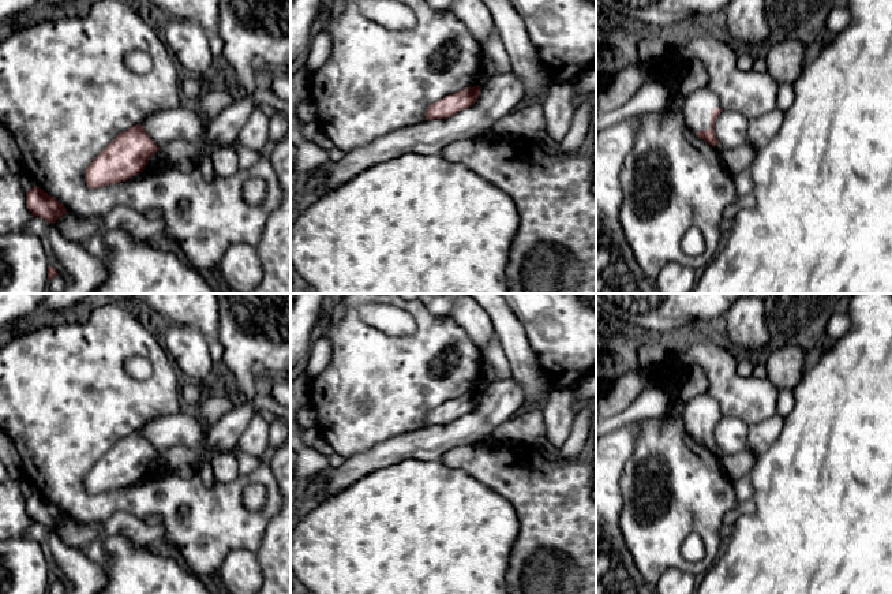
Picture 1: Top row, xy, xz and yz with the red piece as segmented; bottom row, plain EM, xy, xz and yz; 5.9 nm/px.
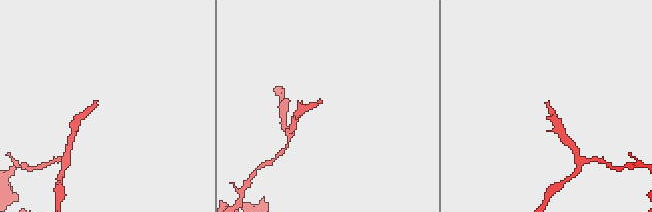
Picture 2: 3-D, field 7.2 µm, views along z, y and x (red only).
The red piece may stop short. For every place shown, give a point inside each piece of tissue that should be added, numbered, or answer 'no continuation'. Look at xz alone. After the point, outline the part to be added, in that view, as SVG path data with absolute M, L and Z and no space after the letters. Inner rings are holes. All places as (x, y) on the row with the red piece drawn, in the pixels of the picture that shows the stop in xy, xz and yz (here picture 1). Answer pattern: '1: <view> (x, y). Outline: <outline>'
no continuation

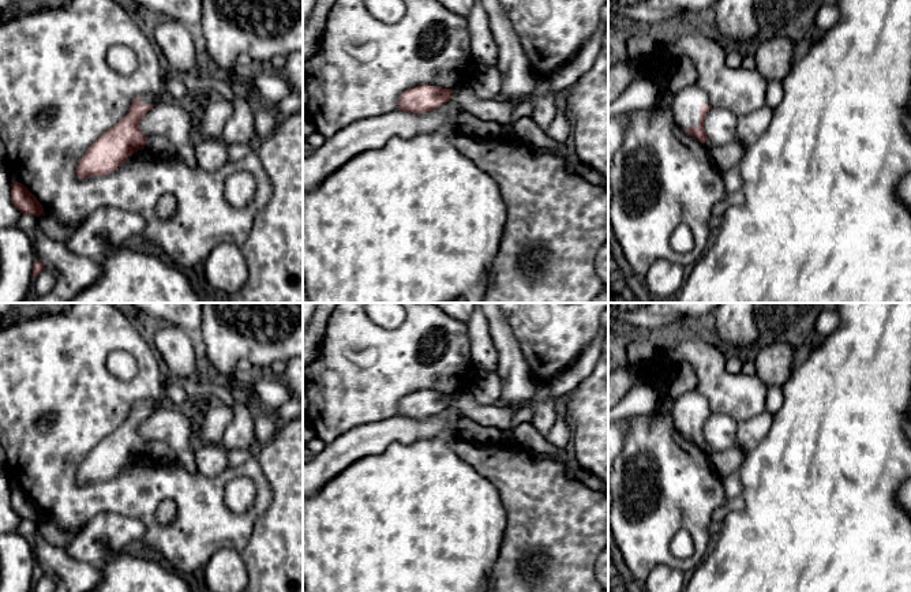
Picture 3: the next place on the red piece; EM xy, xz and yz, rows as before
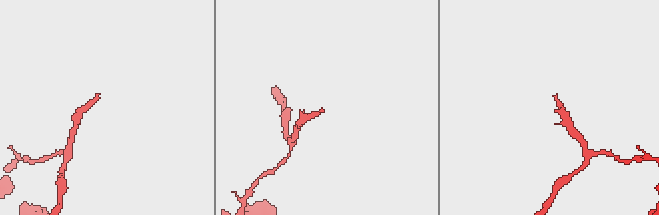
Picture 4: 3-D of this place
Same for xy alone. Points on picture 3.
1: xy (145, 98). Outline: M142 94L140 104L142 105L157 105L160 101L153 94Z

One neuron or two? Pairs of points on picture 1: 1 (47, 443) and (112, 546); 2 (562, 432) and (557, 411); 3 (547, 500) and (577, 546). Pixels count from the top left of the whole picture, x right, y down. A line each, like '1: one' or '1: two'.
1: two
2: one
3: one

